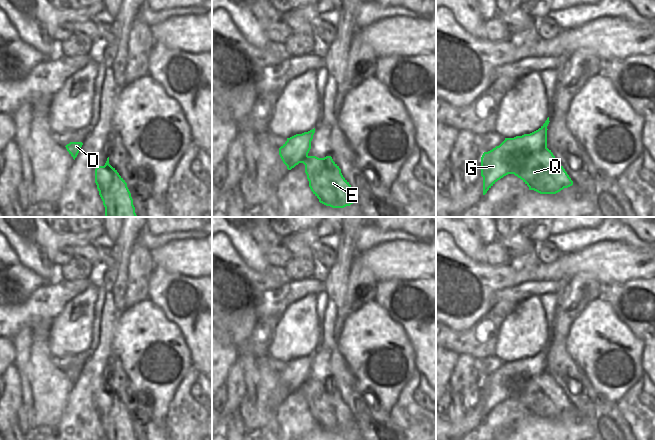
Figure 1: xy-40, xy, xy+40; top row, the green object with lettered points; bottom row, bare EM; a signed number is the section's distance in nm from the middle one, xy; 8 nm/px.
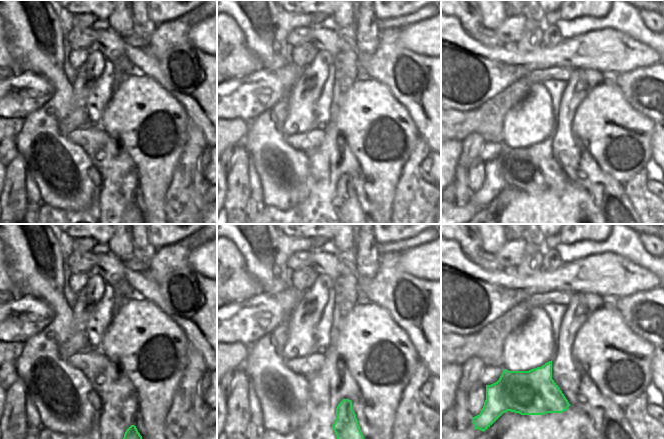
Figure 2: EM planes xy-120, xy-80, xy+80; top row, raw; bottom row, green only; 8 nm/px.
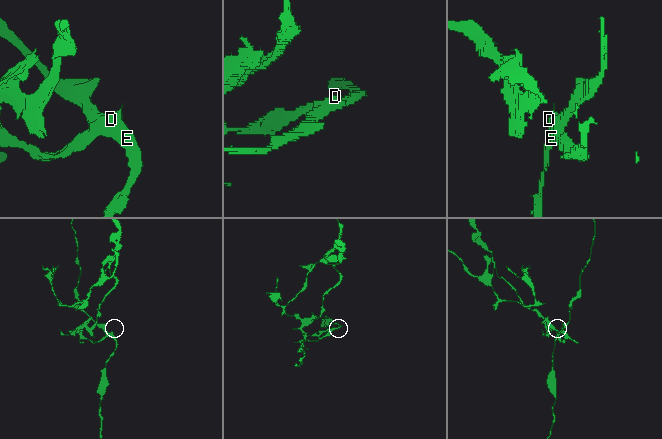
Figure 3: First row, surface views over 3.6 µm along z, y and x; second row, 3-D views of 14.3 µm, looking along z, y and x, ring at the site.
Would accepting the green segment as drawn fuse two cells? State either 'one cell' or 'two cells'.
two cells

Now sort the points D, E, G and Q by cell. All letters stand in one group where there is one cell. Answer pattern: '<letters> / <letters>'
D G / E Q

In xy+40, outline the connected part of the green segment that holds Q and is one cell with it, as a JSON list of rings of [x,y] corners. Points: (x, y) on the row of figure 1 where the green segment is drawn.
[[[548,148],[504,154],[509,174],[520,178],[529,190],[540,194],[556,194],[573,185],[563,166]]]

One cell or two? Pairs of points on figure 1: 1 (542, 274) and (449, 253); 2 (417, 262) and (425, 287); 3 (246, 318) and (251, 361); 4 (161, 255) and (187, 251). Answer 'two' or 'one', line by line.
1: one
2: two
3: one
4: one

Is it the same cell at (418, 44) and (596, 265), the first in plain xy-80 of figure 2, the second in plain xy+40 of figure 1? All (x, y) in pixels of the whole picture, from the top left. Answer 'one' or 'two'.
one

